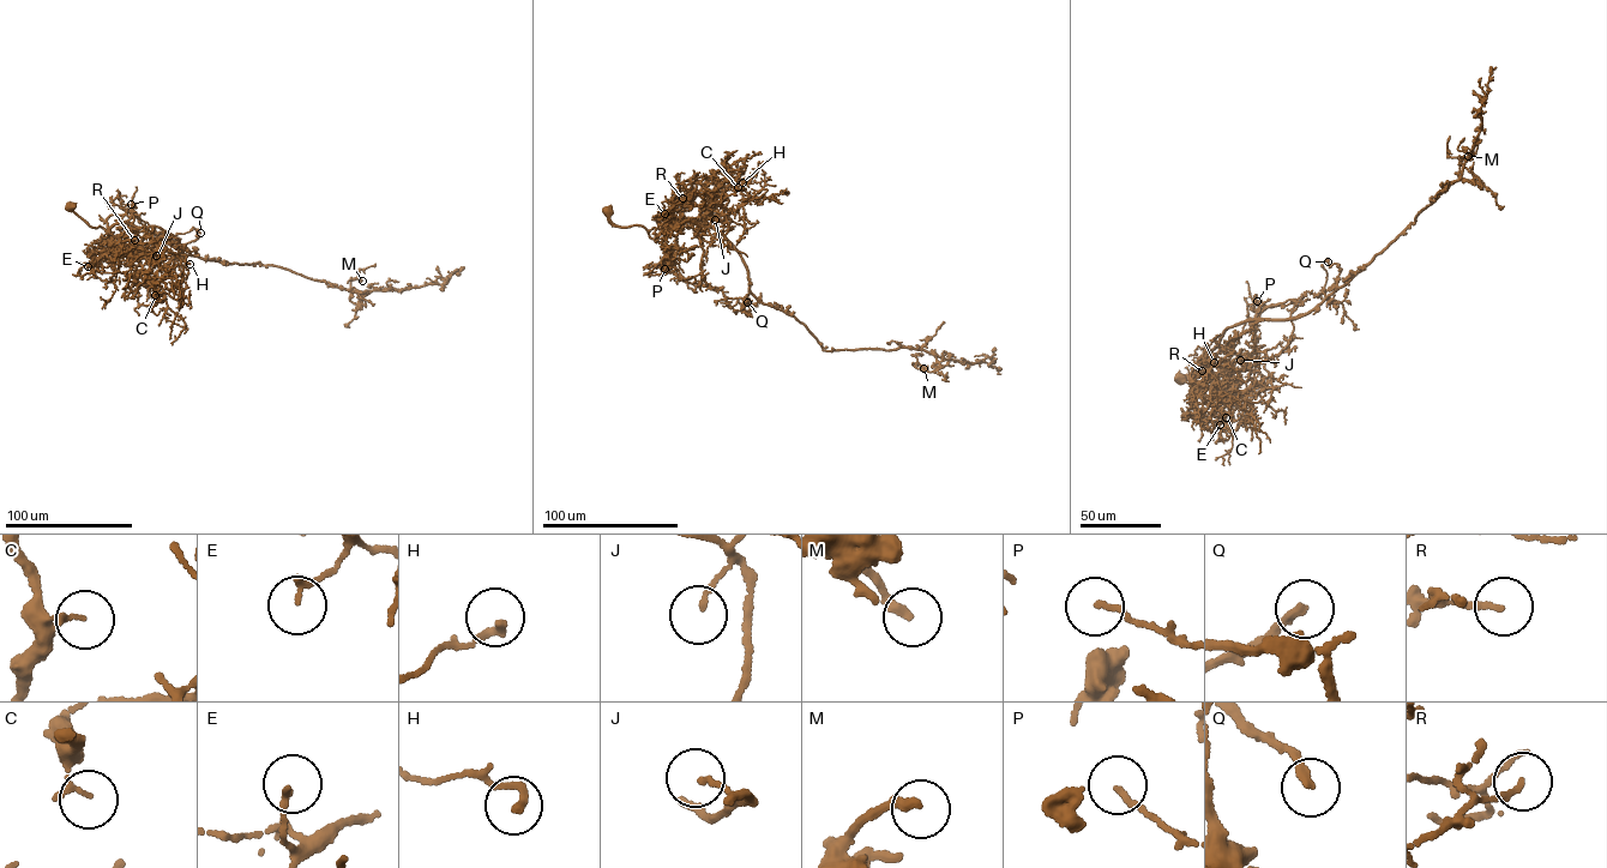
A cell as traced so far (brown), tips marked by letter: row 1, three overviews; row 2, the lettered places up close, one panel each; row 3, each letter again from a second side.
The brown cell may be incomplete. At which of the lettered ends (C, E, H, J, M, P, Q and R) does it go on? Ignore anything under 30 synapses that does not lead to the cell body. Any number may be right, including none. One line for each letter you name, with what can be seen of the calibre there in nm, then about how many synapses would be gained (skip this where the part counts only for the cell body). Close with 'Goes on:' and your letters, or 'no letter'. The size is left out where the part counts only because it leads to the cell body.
Goes on: no letter

